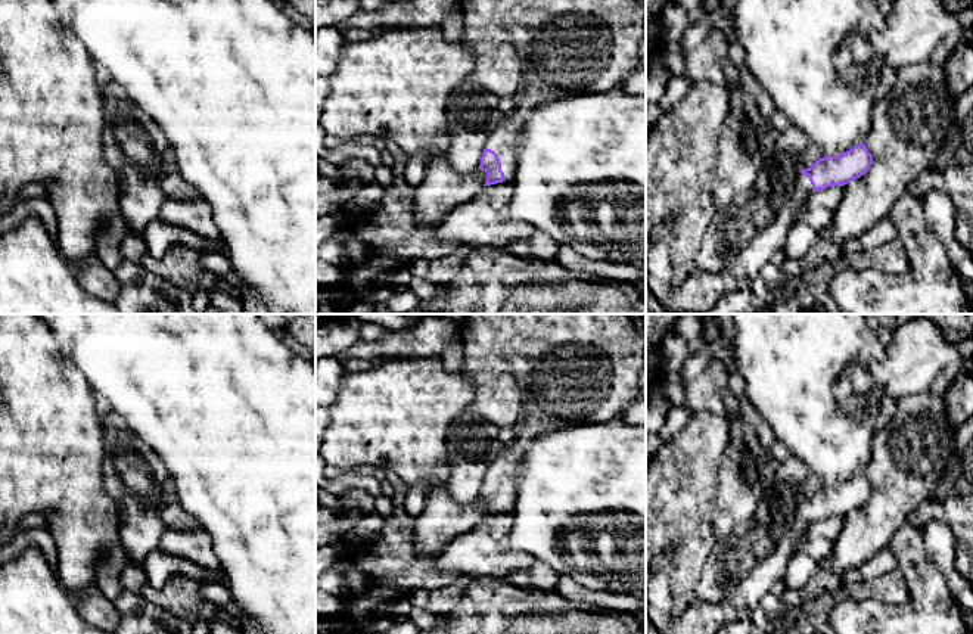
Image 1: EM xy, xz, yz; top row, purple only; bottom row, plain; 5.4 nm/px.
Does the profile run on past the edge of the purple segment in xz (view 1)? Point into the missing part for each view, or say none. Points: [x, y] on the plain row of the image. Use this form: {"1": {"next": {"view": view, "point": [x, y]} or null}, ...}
{"1": {"next": {"view": "xz", "point": [574, 369]}}}

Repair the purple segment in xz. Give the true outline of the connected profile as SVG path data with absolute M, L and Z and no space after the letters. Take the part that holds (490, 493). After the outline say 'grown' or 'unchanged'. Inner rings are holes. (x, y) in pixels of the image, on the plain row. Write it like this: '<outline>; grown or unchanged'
M467 314L460 326L464 345L461 373L476 386L510 375L523 392L522 416L515 438L492 456L478 500L486 503L484 516L512 513L519 463L541 433L578 425L604 423L640 398L640 373L646 367L646 314Z; grown

